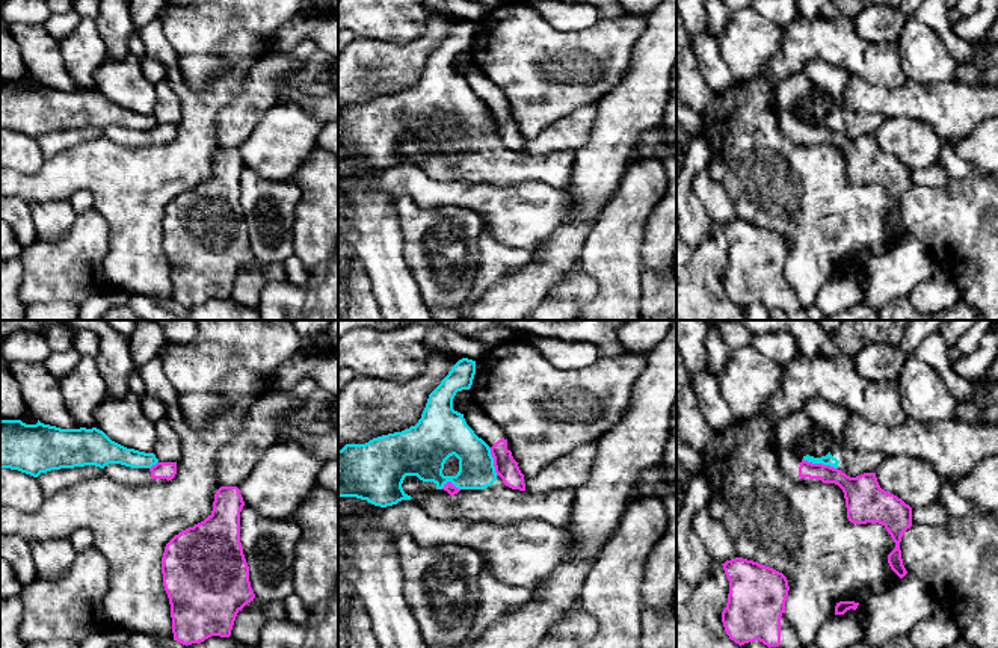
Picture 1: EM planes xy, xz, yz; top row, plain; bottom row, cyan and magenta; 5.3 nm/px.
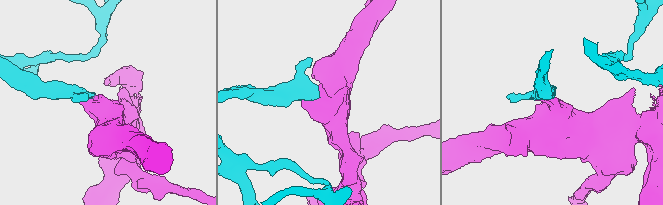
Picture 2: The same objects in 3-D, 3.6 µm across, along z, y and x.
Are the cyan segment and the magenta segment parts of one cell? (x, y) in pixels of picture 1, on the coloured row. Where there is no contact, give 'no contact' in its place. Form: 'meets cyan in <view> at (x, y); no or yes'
meets cyan in yz at (820, 462); no

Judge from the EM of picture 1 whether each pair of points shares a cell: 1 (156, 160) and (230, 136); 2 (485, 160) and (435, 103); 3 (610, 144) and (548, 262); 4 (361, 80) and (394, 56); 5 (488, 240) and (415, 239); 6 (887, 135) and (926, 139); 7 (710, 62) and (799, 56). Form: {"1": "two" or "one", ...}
{"1": "two", "2": "one", "3": "one", "4": "one", "5": "two", "6": "one", "7": "two"}

